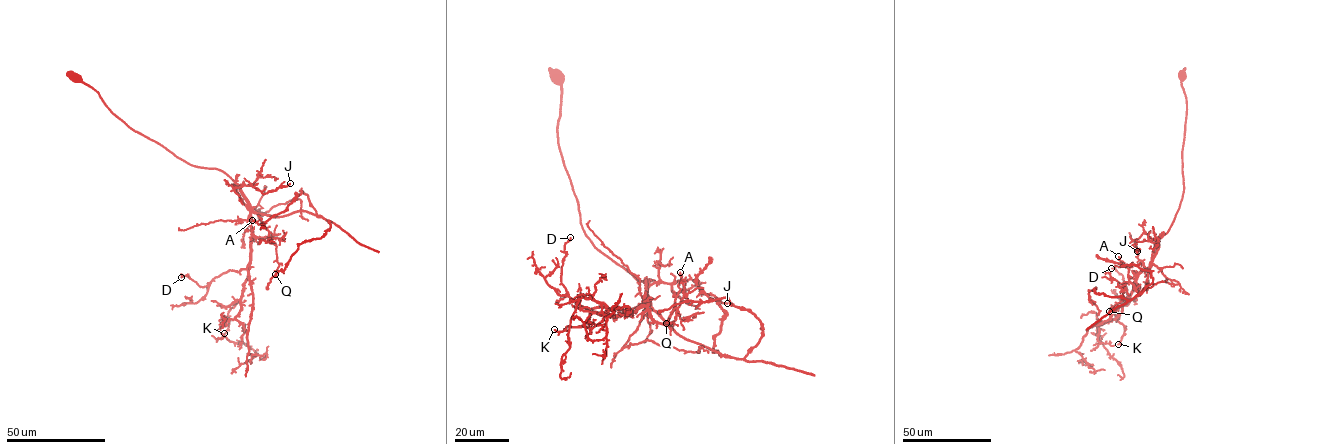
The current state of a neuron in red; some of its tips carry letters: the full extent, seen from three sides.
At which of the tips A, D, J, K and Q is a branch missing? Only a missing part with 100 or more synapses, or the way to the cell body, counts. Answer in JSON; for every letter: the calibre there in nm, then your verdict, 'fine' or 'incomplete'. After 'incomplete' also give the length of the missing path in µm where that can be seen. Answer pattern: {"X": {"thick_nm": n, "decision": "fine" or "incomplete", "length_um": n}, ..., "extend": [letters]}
{"A": {"thick_nm": 120, "decision": "fine"}, "D": {"thick_nm": 160, "decision": "fine"}, "J": {"thick_nm": 170, "decision": "fine"}, "K": {"thick_nm": 170, "decision": "fine"}, "Q": {"thick_nm": 160, "decision": "fine"}, "extend": []}

